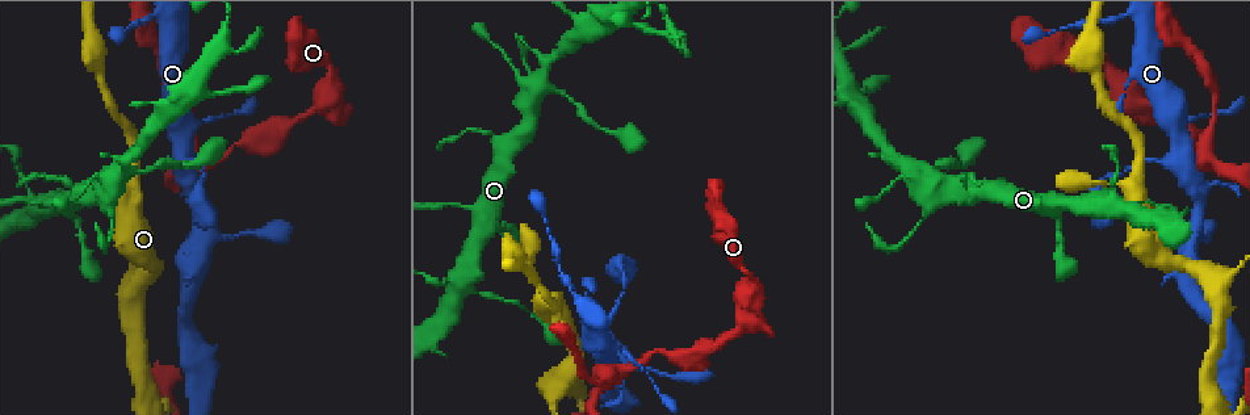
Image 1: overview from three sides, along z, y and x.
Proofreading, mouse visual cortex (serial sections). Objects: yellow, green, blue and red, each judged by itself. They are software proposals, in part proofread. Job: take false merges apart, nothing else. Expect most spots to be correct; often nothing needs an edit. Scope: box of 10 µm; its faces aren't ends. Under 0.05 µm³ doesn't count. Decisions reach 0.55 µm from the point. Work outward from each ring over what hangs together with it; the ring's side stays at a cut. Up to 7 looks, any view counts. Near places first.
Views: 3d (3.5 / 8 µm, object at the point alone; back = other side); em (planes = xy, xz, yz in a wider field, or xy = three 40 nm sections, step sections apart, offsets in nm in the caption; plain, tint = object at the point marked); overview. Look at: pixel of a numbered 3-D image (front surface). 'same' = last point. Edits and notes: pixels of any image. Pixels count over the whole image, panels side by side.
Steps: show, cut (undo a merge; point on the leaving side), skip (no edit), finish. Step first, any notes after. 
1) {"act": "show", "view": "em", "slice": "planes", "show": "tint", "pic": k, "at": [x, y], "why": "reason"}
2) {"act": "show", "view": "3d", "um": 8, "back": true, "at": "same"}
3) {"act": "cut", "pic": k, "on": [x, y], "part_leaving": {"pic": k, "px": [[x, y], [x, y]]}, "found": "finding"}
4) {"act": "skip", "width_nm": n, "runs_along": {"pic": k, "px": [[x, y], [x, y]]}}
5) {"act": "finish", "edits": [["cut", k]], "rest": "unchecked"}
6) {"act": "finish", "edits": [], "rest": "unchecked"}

{"act": "show", "view": "3d", "um": 8, "pic": 1, "at": [185, 156], "why": "thin arm on a thick one"}

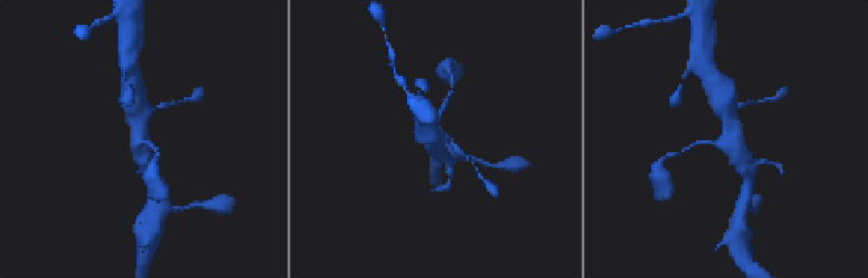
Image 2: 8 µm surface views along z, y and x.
{"act": "show", "view": "em", "slice": "xy", "step": 2, "show": "tint", "at": "same"}

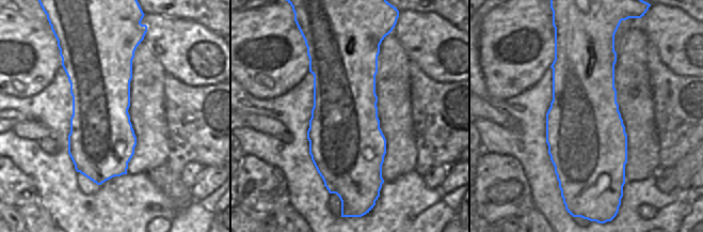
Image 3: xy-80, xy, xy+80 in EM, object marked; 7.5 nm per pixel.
{"act": "skip", "width_nm": 550, "runs_along": {"pic": 2, "px": [[722, 102], [737, 159], [746, 172]]}, "found": "continuous, no second cell"}

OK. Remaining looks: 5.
{"act": "show", "view": "3d", "um": 3.5, "pic": 1, "at": [546, 87], "why": "looks like a crossing"}

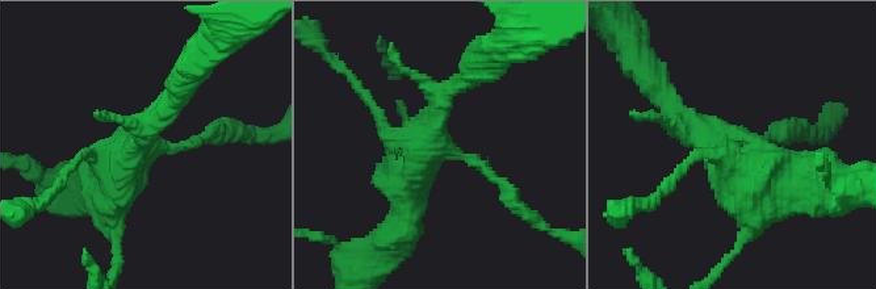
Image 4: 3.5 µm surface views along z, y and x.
{"act": "show", "view": "em", "slice": "xy", "step": 2, "show": "tint", "pic": 4, "at": [438, 148]}

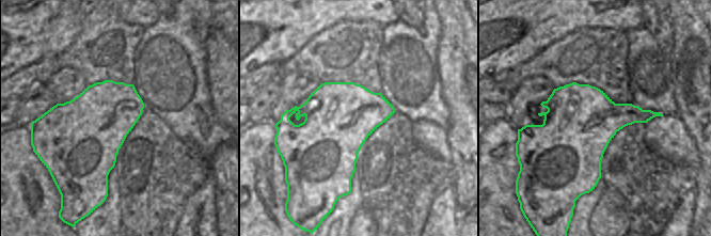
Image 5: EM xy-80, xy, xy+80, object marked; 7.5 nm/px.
{"act": "skip", "runs_along": {"pic": 4, "px": [[809, 185], [762, 185], [671, 112]]}, "found": "one cell here"}

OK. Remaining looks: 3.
{"act": "show", "view": "3d", "um": 3.5, "pic": 1, "at": [464, 285], "why": "a narrow waist"}

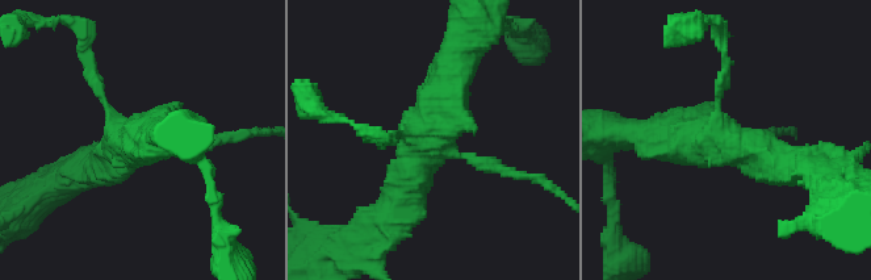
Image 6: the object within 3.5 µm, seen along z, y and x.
{"act": "show", "view": "em", "slice": "xy", "step": 1, "show": "tint", "pic": 6, "at": [430, 138]}

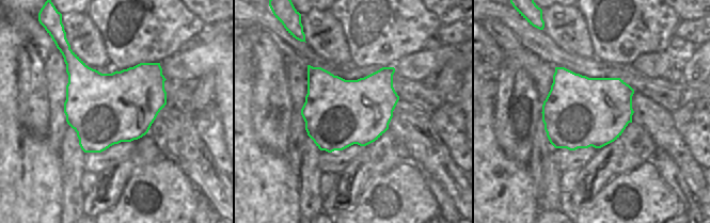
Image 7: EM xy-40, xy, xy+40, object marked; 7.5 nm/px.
{"act": "skip", "width_nm": 500, "runs_along": {"pic": 6, "px": [[456, 61], [396, 209]]}, "found": "all the same cell"}

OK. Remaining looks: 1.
{"act": "finish", "edits": [], "rest": "unchecked"}

